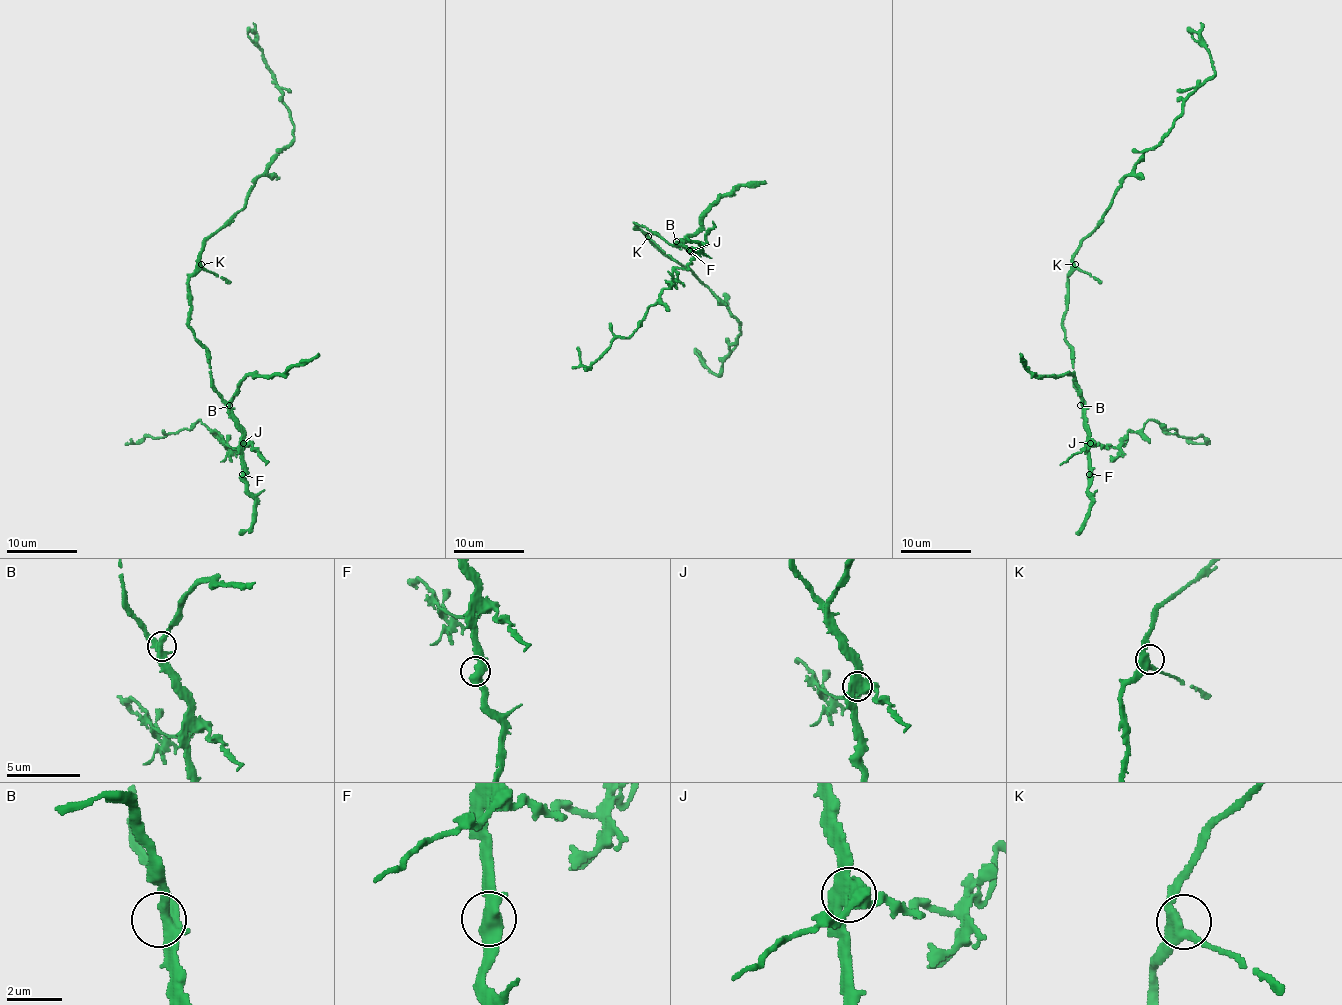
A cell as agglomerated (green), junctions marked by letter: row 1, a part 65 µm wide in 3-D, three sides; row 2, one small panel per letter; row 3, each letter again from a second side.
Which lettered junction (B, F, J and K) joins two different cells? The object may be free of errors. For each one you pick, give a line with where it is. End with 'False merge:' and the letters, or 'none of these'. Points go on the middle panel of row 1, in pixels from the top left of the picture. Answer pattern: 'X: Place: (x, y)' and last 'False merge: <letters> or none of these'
J: Place: (690, 251)
False merge: J

